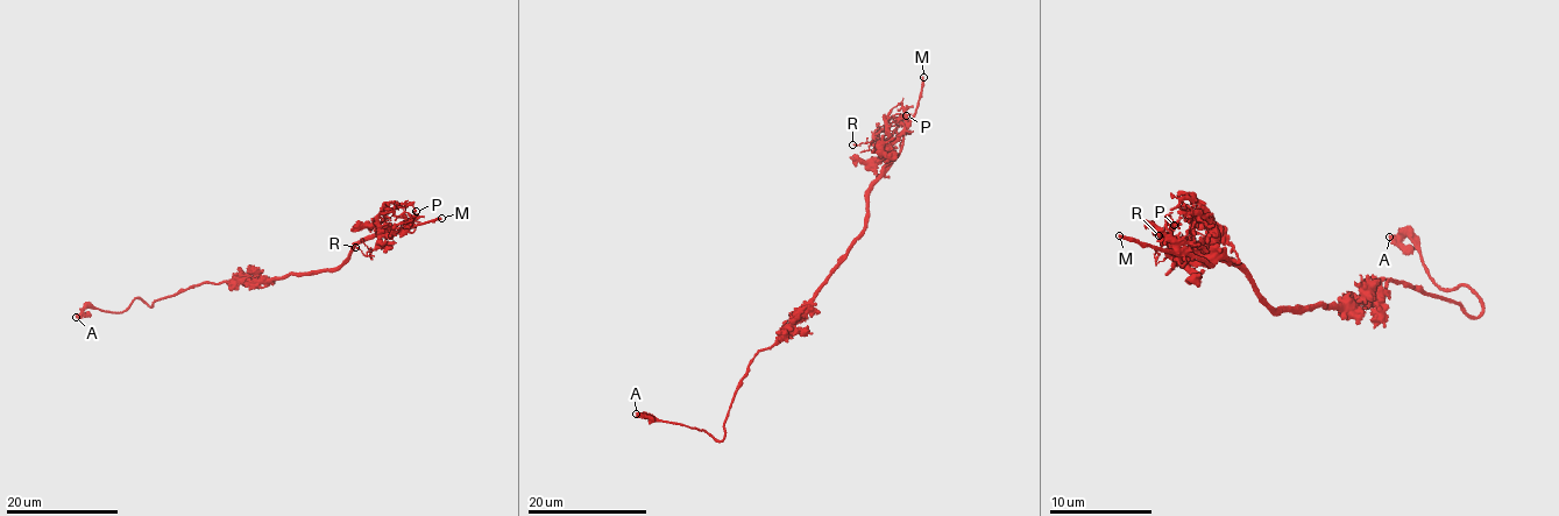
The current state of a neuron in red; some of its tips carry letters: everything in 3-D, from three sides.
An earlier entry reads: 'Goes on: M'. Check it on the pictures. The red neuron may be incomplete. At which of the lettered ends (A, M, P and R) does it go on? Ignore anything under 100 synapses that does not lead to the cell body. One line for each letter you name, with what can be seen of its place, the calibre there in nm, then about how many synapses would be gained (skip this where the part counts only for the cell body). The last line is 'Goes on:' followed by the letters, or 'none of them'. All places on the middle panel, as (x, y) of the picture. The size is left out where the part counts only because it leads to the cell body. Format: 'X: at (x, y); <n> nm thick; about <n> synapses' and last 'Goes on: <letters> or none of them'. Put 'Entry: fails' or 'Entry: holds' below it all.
M: at (923, 77); 220 nm thick
Goes on: M
Entry: holds

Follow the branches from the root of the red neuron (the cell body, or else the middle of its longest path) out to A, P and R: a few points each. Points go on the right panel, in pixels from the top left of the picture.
A: (1347, 312), (1391, 278), (1479, 315), (1467, 285), (1433, 282), (1405, 233), (1389, 237)
P: (1347, 312), (1326, 305), (1299, 315), (1270, 306), (1246, 267), (1225, 255), (1216, 225), (1188, 213), (1174, 225)
R: (1347, 312), (1326, 305), (1281, 311), (1249, 271), (1220, 254), (1195, 251), (1177, 263), (1155, 263), (1159, 235)

